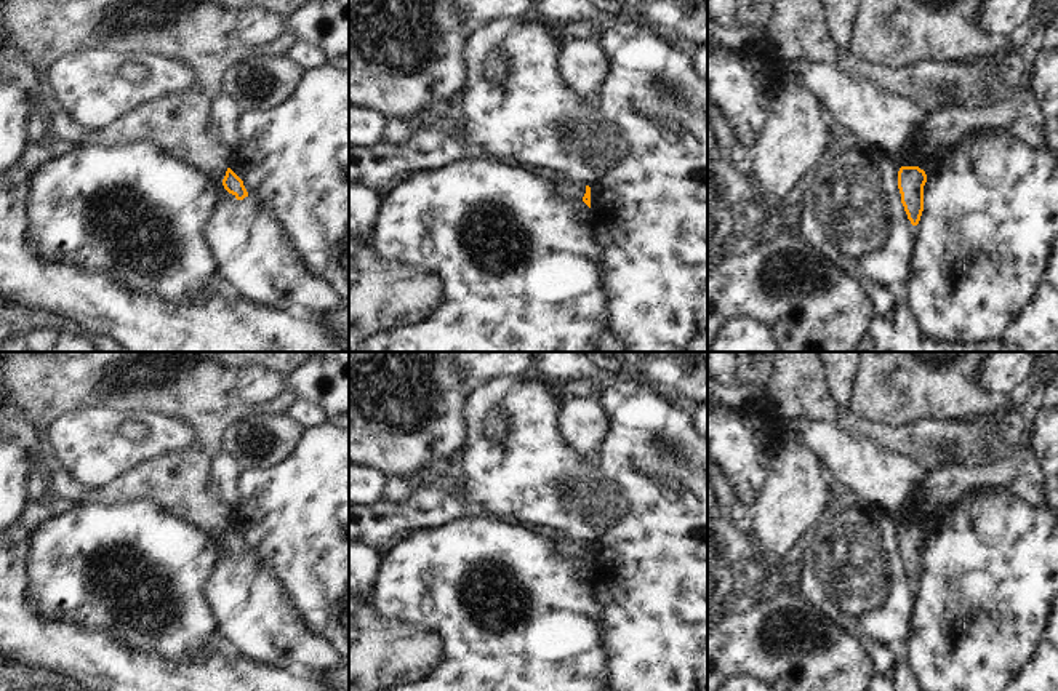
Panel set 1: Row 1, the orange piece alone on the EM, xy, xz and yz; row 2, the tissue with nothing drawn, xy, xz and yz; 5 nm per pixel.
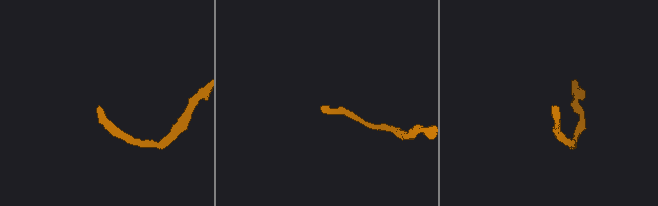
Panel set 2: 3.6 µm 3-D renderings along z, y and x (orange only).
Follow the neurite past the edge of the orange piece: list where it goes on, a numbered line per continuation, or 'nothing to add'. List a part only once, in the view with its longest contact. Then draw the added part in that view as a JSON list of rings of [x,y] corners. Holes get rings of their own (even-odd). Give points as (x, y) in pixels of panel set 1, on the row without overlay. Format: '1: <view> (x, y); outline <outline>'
nothing to add

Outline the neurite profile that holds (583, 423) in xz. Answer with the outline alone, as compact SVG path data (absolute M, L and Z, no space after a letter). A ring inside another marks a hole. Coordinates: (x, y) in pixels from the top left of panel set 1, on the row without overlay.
M563 398L559 419L559 432L581 457L599 451L607 432L608 416L599 398Z

